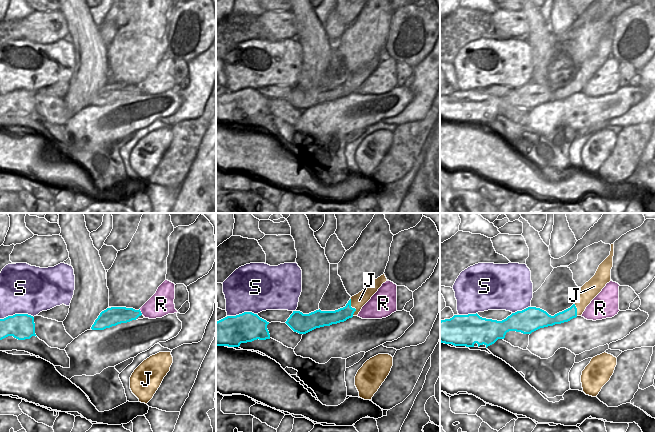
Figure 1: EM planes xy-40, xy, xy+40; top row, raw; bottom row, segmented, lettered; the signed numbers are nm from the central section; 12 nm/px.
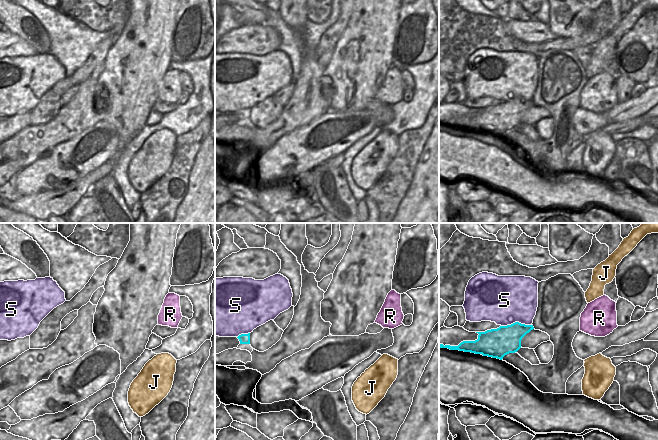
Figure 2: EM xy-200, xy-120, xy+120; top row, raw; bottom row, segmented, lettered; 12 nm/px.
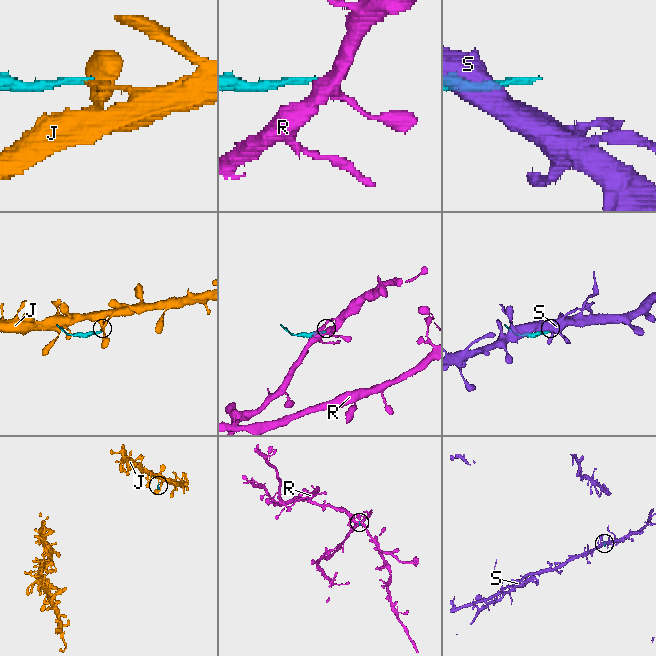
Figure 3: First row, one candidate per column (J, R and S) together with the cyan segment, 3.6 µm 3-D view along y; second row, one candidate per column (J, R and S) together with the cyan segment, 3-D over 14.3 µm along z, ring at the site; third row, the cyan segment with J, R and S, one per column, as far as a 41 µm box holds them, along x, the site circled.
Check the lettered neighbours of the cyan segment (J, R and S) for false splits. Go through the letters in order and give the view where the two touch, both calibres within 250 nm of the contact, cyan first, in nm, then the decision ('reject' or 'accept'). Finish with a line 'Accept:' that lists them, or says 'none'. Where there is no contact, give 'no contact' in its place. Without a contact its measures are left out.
J: xy | 170/170 nm | reject
R: xy-40 | 190/280 nm | reject
S: xy-40 | 320/480 nm | reject
Accept: none

